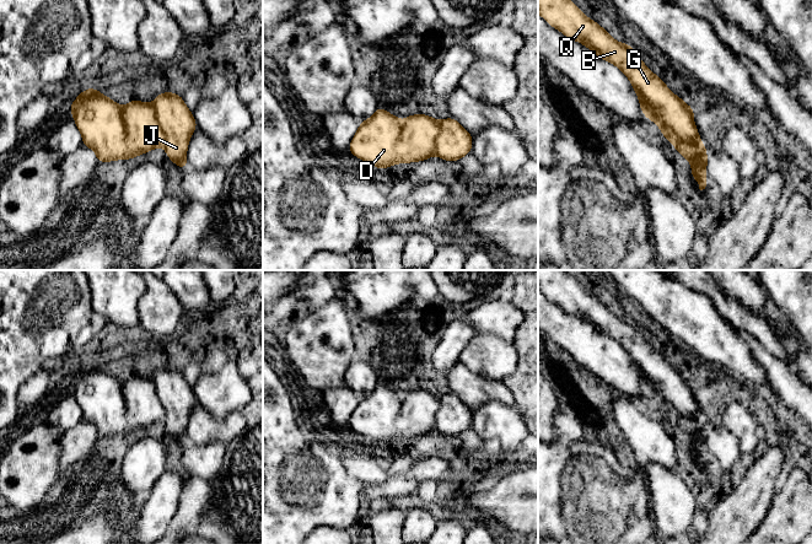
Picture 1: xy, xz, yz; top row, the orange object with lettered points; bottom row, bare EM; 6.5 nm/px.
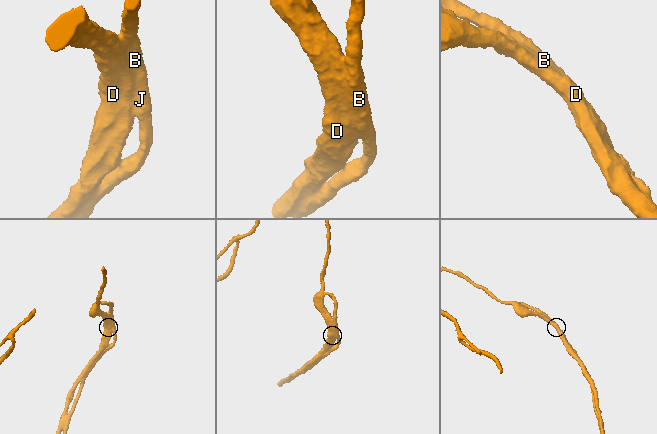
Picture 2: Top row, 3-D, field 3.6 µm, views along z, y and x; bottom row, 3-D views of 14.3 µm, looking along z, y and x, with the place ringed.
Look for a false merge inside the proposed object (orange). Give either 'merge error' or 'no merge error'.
no merge error

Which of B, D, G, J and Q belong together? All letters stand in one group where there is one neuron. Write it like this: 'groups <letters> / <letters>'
groups B D G J Q

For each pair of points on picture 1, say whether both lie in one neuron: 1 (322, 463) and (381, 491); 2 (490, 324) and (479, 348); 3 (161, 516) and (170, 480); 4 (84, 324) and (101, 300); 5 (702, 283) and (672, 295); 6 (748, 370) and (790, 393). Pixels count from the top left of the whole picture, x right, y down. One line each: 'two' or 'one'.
1: two
2: two
3: one
4: two
5: two
6: two

